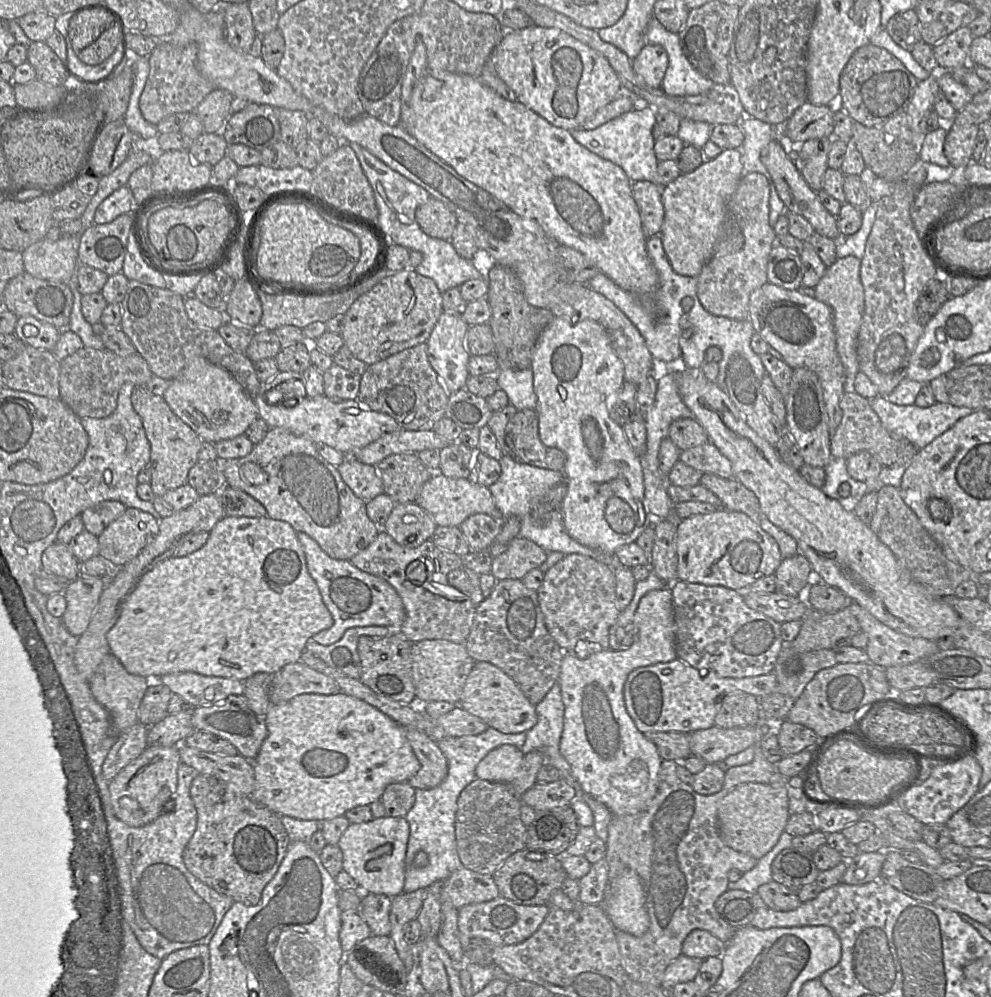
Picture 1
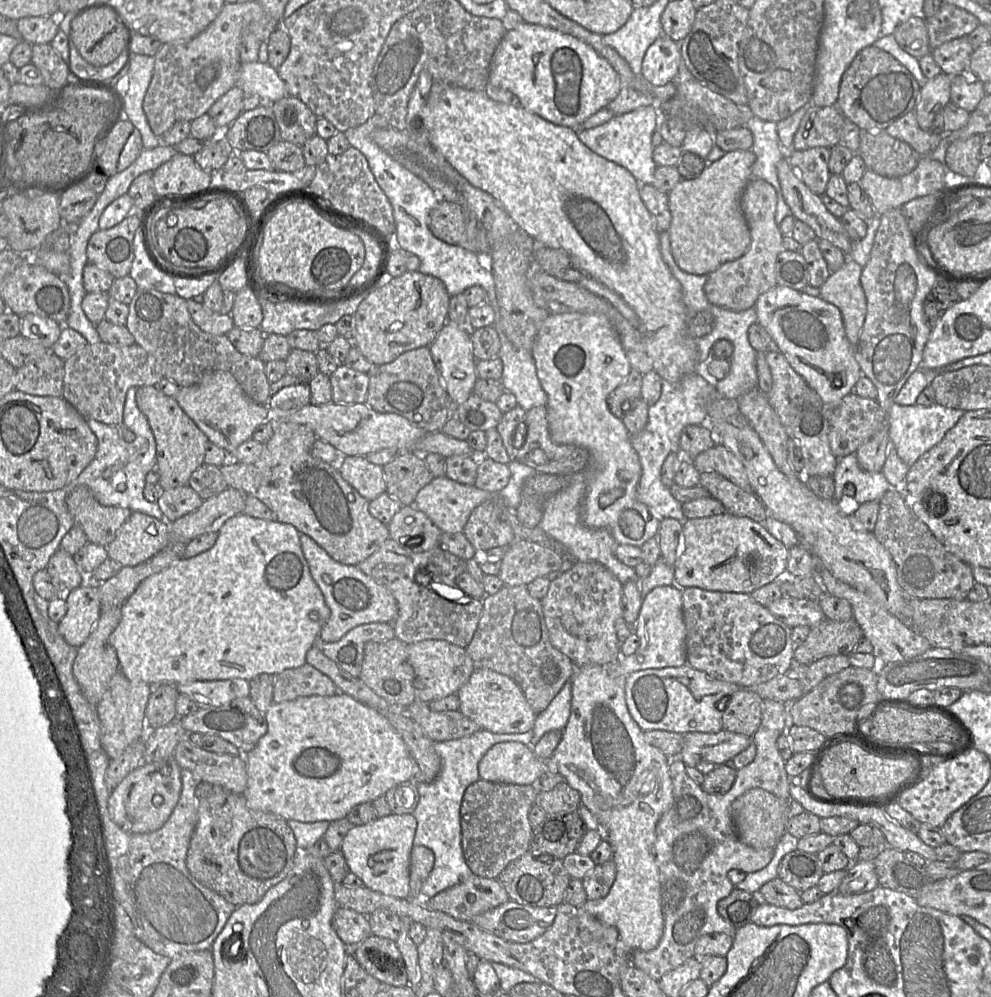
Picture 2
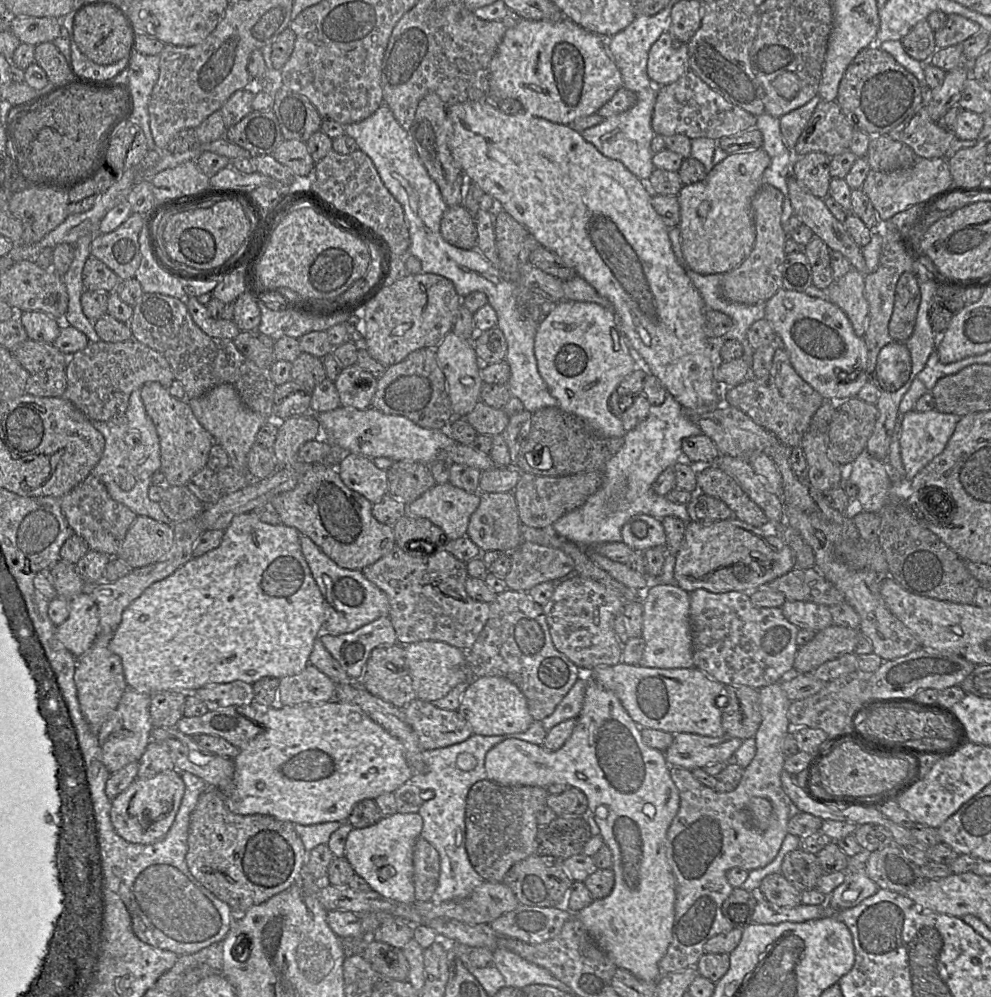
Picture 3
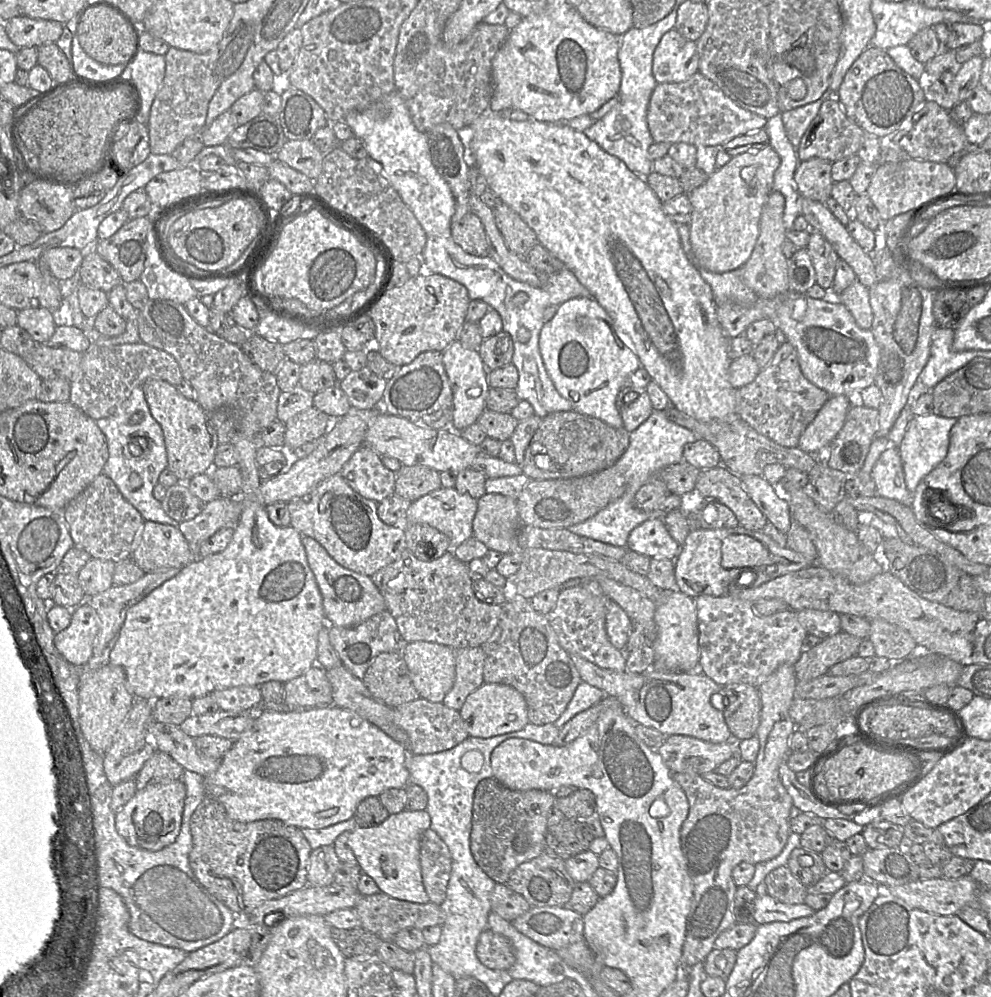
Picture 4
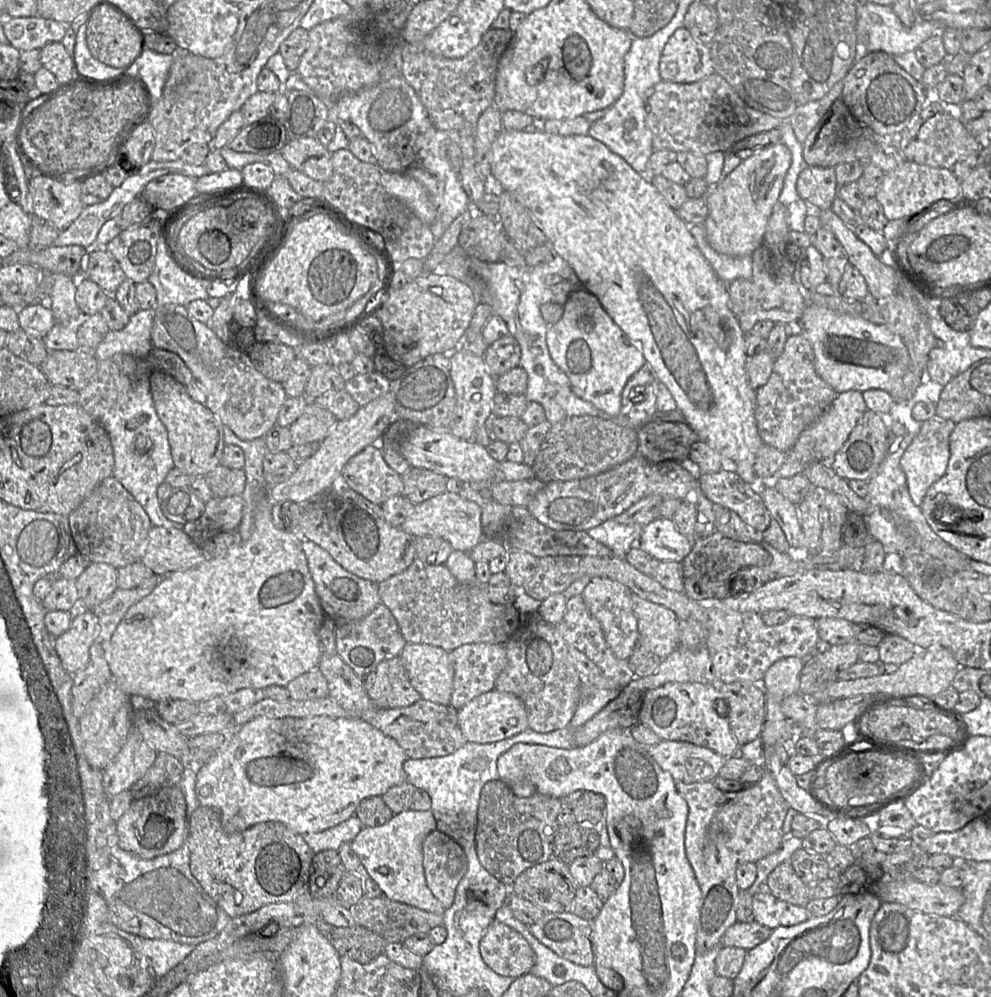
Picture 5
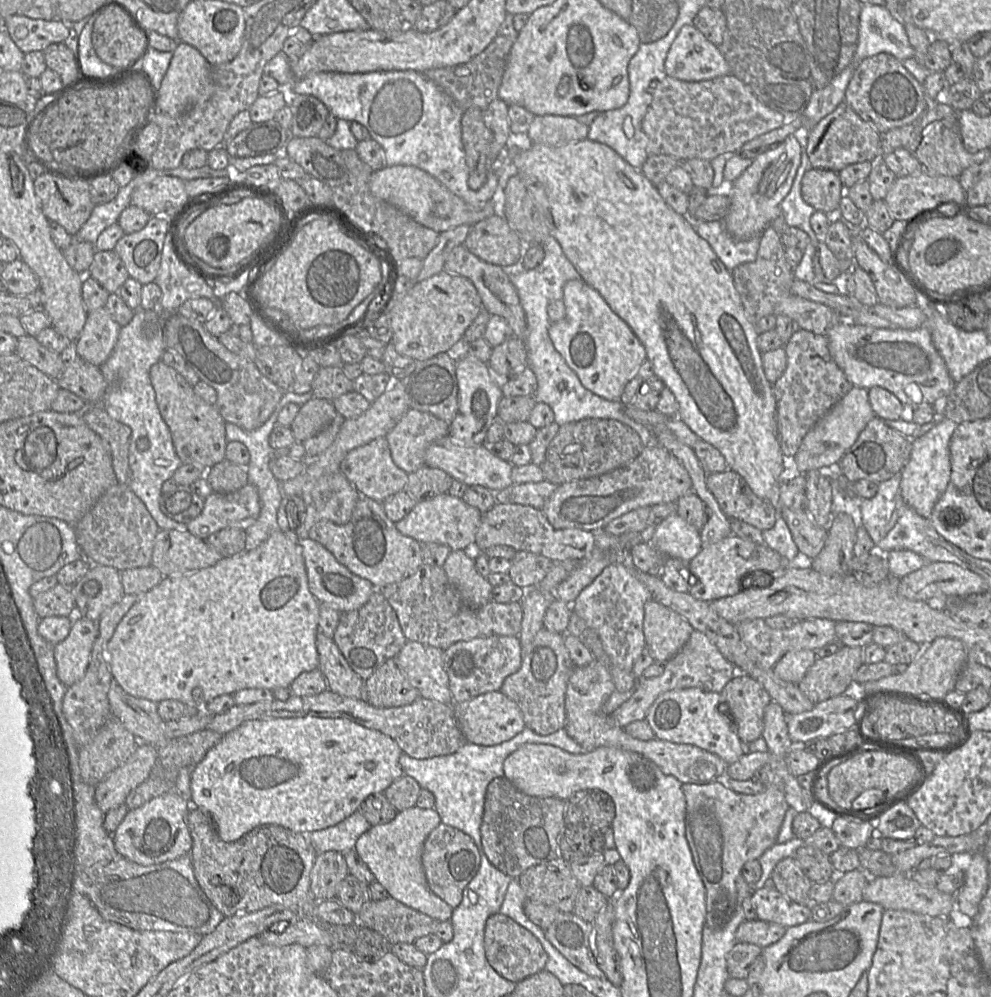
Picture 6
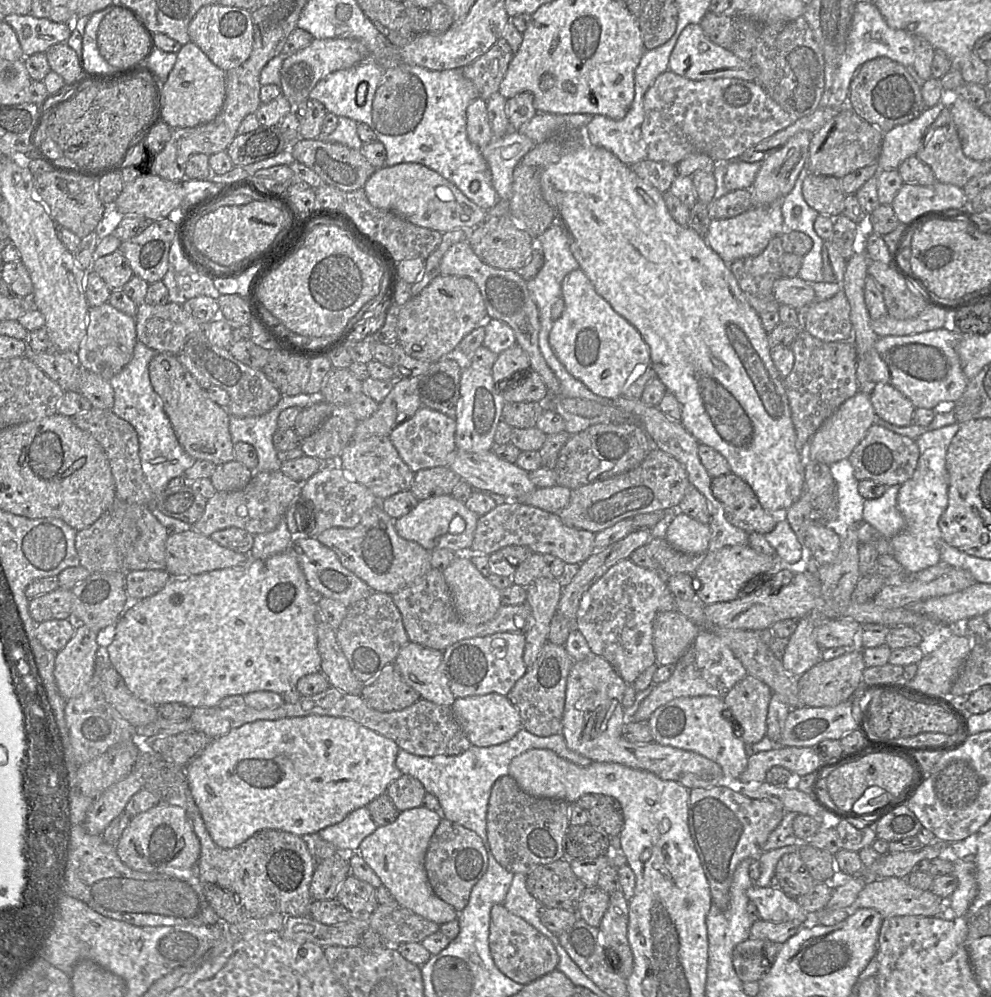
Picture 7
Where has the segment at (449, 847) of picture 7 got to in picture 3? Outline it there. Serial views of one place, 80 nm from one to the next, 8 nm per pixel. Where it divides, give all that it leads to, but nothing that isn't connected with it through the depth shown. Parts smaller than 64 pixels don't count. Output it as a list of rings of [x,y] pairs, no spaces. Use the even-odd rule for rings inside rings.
[[[424,838],[416,841],[413,852],[413,884],[416,901],[430,901],[438,884],[440,857]]]

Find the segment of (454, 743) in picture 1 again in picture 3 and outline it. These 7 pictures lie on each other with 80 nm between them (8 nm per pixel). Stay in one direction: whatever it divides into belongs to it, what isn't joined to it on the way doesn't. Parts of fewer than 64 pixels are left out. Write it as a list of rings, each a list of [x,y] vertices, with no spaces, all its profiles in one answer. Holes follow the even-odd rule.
[[[533,721],[524,732],[483,736],[472,734],[463,742],[447,747],[423,750],[422,760],[427,766],[426,773],[413,773],[409,782],[422,791],[424,800],[418,813],[423,819],[421,838],[428,841],[440,857],[440,874],[437,887],[430,899],[434,904],[446,901],[461,900],[469,896],[475,888],[485,880],[474,870],[465,848],[465,806],[469,789],[477,781],[486,778],[484,759],[486,753],[494,745],[508,738],[516,738],[526,742],[542,745],[547,731],[541,722]],[[469,753],[476,759],[476,766],[470,771],[464,771],[457,766],[457,757]]]

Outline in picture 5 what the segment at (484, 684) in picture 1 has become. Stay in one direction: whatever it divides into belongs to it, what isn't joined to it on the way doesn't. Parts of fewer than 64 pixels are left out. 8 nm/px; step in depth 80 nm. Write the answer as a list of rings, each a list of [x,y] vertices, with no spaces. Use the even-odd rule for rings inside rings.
[[[496,689],[482,693],[457,710],[458,724],[466,741],[480,744],[509,738],[528,727],[526,709],[515,695]]]

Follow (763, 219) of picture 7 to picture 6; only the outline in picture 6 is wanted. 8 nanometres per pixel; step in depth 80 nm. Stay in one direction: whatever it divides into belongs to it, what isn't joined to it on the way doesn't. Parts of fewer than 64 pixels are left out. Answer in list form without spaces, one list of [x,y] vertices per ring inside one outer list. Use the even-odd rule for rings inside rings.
[[[723,221],[694,222],[694,227],[730,272],[741,264],[755,261],[760,236],[748,240],[735,239],[727,232]]]

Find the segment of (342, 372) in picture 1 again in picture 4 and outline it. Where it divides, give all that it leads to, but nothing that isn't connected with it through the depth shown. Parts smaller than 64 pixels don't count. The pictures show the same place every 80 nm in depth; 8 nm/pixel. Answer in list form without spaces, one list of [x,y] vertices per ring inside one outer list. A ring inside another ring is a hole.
[[[365,367],[351,371],[338,385],[348,397],[353,411],[360,411],[380,406],[386,383],[387,380]]]

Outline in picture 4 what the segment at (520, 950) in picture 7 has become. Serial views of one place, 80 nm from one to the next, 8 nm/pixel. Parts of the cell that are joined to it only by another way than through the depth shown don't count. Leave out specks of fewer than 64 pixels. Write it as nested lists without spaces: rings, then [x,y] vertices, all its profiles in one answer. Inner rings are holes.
[[[490,929],[484,930],[476,944],[476,956],[486,967],[507,971],[515,961],[511,942]]]

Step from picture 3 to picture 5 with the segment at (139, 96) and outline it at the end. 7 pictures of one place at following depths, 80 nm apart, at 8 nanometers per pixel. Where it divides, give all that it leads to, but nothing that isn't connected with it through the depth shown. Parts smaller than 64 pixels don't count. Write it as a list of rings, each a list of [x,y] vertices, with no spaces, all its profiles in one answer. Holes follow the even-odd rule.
[[[143,45],[140,56],[130,68],[142,80],[148,96],[148,111],[158,103],[163,95],[163,88],[173,62],[171,54],[155,52]]]

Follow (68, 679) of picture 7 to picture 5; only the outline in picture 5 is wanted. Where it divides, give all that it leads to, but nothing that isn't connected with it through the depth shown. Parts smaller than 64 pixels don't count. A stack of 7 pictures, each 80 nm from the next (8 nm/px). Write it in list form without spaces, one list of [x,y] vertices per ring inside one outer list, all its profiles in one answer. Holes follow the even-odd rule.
[[[78,606],[70,628],[55,639],[55,649],[64,669],[75,674],[86,667],[90,646],[97,632],[97,618],[90,609]]]

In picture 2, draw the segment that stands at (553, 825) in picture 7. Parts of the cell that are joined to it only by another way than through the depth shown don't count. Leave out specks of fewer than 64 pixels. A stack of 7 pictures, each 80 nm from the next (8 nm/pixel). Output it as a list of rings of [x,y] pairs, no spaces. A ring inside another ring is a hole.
[[[477,780],[463,795],[460,807],[461,846],[474,875],[497,879],[513,860],[531,849],[532,829],[528,814],[539,789],[537,785],[493,783]]]

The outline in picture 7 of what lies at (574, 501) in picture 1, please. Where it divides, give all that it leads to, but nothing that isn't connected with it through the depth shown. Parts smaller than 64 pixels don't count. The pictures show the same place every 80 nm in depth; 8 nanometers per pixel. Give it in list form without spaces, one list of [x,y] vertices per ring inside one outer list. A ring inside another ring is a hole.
[[[580,268],[573,270],[563,279],[562,297],[566,308],[563,315],[553,322],[549,338],[554,353],[568,372],[595,394],[609,399],[622,396],[638,369],[651,363],[648,344],[641,333],[596,292],[593,284]],[[678,513],[669,524],[665,539],[676,549],[689,554],[708,551],[710,527],[683,513]]]

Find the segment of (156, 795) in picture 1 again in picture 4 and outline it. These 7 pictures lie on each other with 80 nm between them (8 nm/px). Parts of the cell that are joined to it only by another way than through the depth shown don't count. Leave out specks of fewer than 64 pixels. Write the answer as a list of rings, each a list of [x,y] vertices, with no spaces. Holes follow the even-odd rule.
[[[181,780],[148,785],[137,790],[134,796],[115,813],[118,834],[130,846],[159,851],[173,843],[179,833],[186,788]]]

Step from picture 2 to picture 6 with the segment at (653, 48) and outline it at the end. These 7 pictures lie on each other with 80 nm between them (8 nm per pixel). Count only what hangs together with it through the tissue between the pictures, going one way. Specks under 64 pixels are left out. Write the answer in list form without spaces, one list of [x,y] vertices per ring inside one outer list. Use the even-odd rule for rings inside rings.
[[[691,24],[681,28],[666,59],[666,75],[687,82],[699,82],[730,75],[730,67],[718,47]]]

